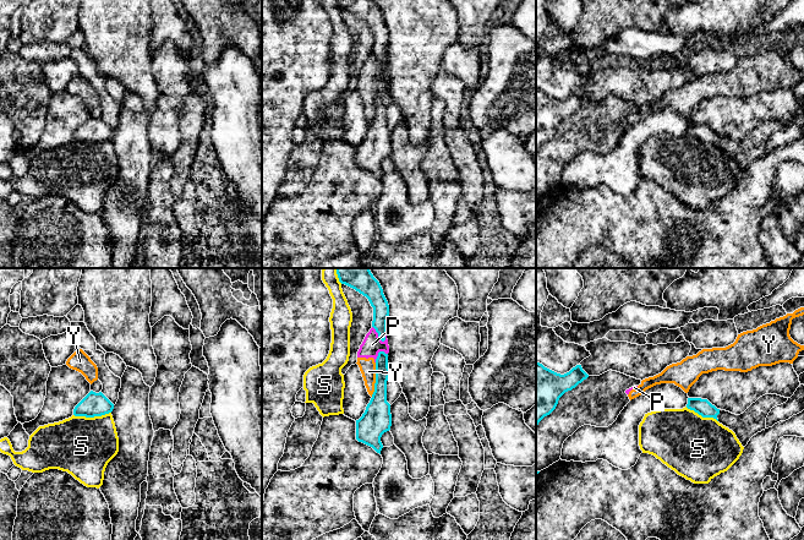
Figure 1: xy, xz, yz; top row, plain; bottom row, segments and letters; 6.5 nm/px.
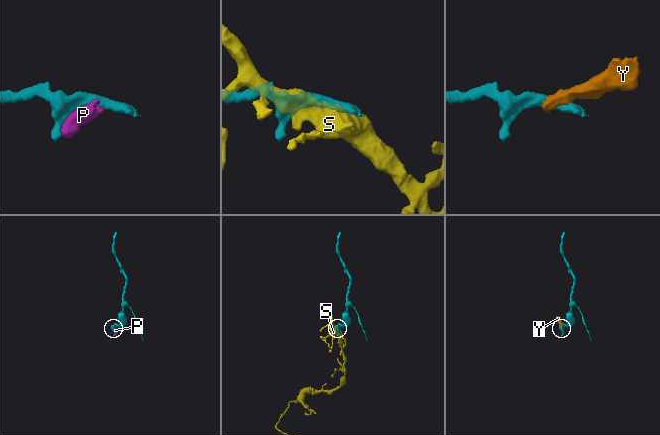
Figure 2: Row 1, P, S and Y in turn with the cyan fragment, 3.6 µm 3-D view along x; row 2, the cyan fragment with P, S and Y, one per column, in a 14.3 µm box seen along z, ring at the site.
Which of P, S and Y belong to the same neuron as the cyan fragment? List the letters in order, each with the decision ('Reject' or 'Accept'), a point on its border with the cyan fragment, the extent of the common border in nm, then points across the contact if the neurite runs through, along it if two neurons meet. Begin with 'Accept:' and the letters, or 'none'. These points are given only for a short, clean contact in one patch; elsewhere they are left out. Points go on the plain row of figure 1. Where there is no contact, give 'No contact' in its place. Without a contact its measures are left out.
Accept: none
P: Reject. Touches cyan at xz (378, 60). Shared border 130 nm
S: Reject. Touches cyan at xy (92, 142). Shared border 240 nm
Y: Reject. Touches cyan at xz (376, 105). Shared border 220 nm. Boundary: xz (376, 88), (375, 116), (371, 121)

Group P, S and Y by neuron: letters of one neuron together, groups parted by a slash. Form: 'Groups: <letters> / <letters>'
Groups: P Y / S

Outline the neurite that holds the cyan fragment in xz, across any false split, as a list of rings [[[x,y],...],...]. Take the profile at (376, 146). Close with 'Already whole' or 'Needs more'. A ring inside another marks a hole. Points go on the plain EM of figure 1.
[[[379,77],[376,84],[374,118],[362,142],[356,146],[356,165],[381,180],[381,163],[390,156],[390,130],[387,127],[387,107],[389,103],[388,80]]]. Already whole

